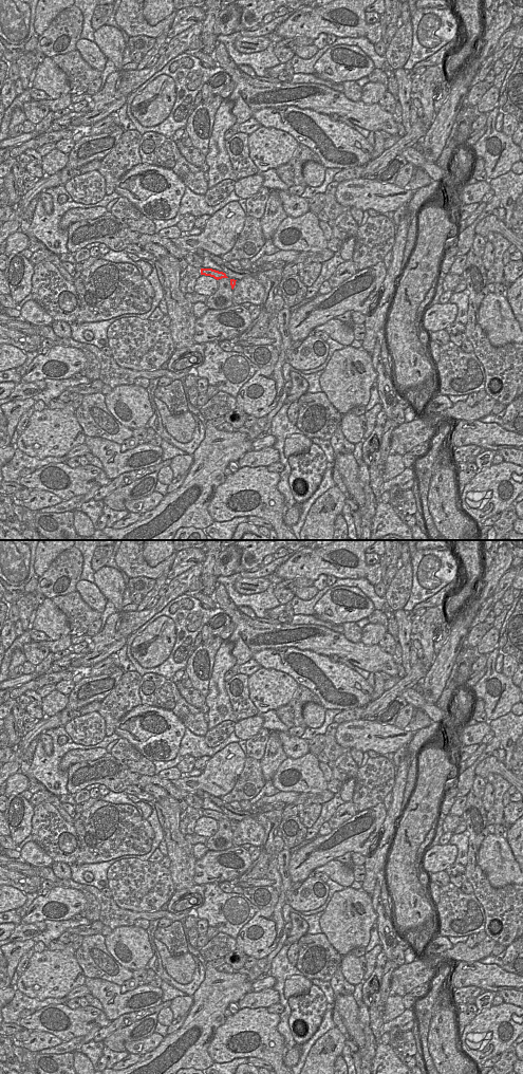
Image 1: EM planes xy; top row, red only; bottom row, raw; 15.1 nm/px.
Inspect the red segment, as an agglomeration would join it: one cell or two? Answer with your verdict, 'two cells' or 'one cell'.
one cell

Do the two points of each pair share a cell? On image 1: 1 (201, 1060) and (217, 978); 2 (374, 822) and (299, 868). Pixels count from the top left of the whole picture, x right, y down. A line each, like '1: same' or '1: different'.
1: same
2: same

